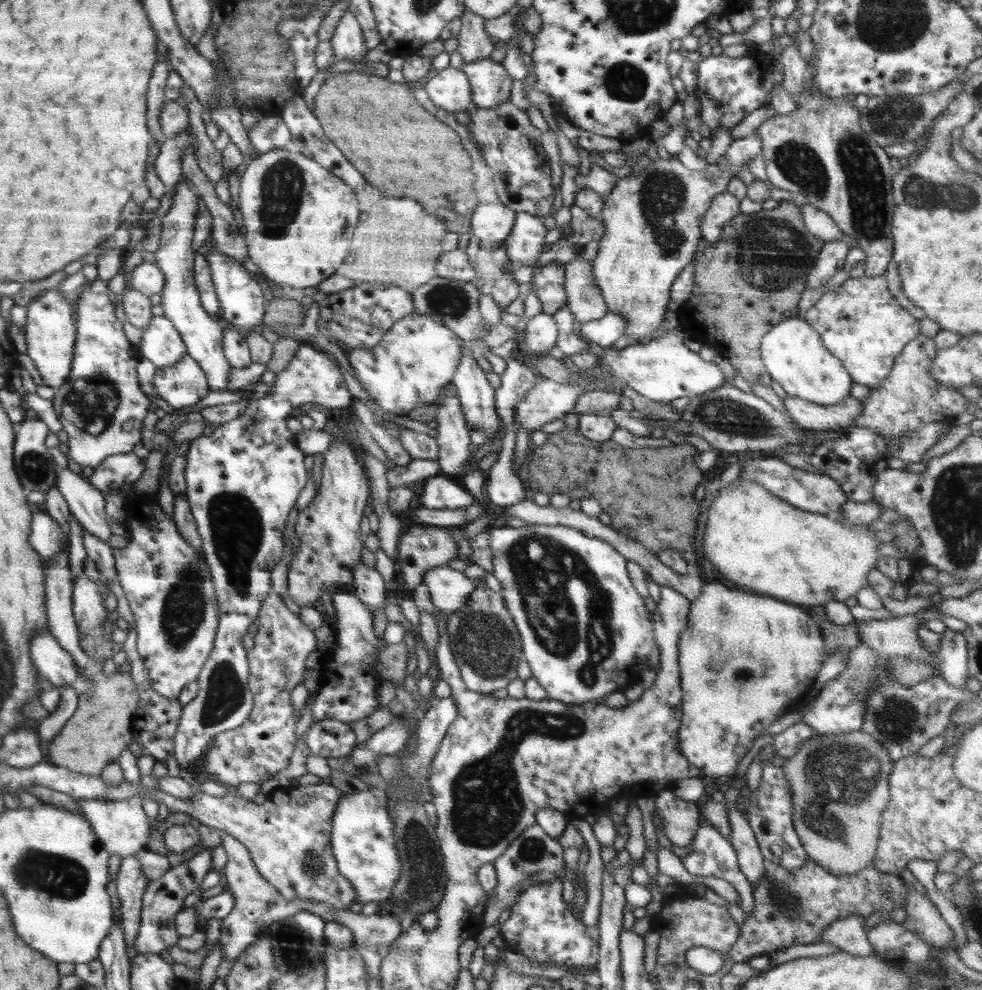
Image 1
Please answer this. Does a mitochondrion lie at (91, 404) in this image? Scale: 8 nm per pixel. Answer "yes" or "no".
yes

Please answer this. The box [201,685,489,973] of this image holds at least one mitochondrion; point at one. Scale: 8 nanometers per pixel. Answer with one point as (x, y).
(423, 878)

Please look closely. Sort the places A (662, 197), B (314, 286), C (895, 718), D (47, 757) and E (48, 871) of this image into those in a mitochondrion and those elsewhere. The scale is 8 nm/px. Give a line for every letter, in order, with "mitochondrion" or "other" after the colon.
A: mitochondrion
B: other
C: mitochondrion
D: other
E: mitochondrion

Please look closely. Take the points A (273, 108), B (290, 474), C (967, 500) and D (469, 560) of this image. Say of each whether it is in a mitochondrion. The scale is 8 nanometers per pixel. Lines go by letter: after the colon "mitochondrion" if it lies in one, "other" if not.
A: other
B: other
C: mitochondrion
D: other

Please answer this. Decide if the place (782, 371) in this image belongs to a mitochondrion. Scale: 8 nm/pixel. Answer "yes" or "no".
no

